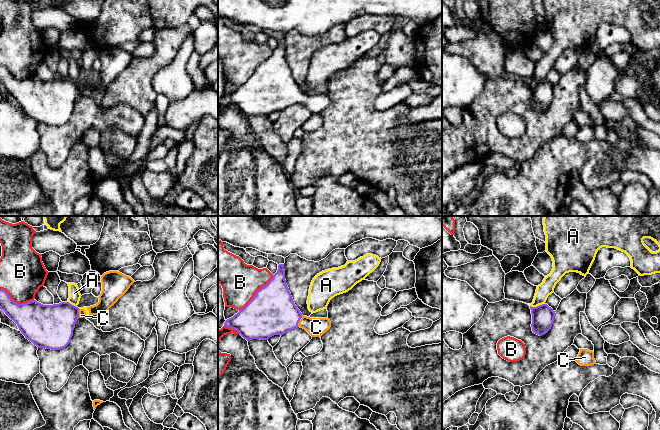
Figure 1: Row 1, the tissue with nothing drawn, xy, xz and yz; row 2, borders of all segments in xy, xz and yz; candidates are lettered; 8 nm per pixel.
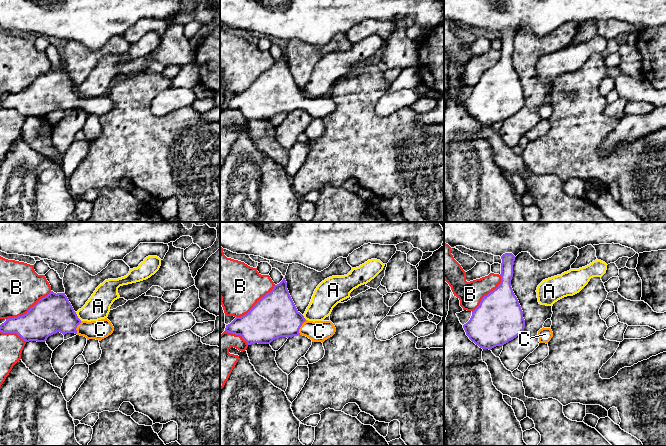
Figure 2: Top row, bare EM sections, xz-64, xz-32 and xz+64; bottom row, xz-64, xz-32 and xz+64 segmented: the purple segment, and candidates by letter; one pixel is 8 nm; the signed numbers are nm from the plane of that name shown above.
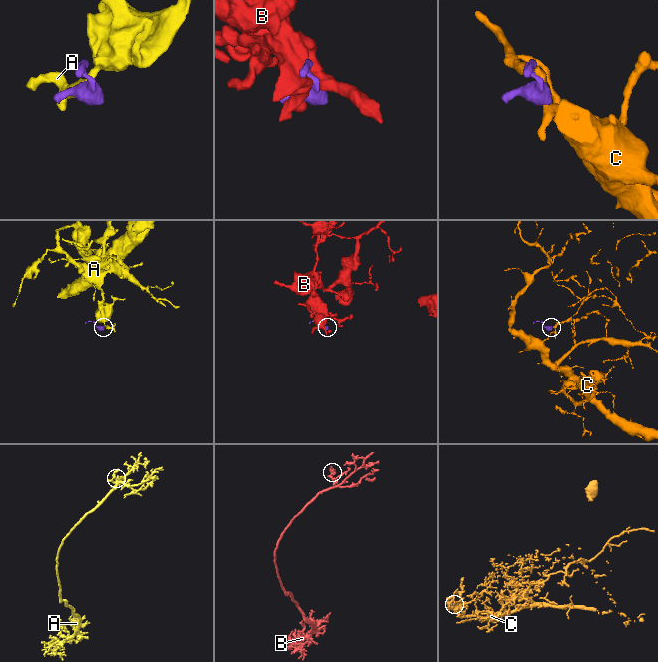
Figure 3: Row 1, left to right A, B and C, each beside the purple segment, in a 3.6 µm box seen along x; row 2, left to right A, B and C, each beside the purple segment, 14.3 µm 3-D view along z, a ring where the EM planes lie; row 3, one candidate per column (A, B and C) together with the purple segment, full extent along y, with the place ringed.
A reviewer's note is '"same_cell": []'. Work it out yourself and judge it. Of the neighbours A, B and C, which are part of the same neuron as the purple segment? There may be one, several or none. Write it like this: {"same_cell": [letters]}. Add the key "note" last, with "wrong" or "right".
{"same_cell": ["C"], "note": "wrong"}

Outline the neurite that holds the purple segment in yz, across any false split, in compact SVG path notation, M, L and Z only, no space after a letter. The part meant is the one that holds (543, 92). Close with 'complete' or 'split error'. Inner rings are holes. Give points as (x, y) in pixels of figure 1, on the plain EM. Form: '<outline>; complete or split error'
M542 80L537 83L531 83L532 90L532 107L533 109L542 112L546 110L552 103L555 93L555 87L547 80Z; complete

